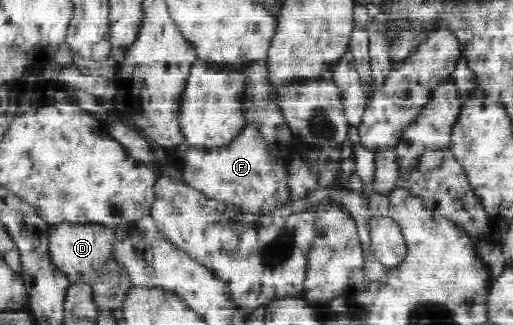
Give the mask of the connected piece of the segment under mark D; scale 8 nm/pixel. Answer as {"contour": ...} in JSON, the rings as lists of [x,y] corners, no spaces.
{"contour":[[[81,222],[77,224],[59,223],[49,228],[49,253],[55,266],[62,270],[70,284],[86,284],[97,276],[97,272],[112,257],[117,244],[115,228],[99,222]]]}

